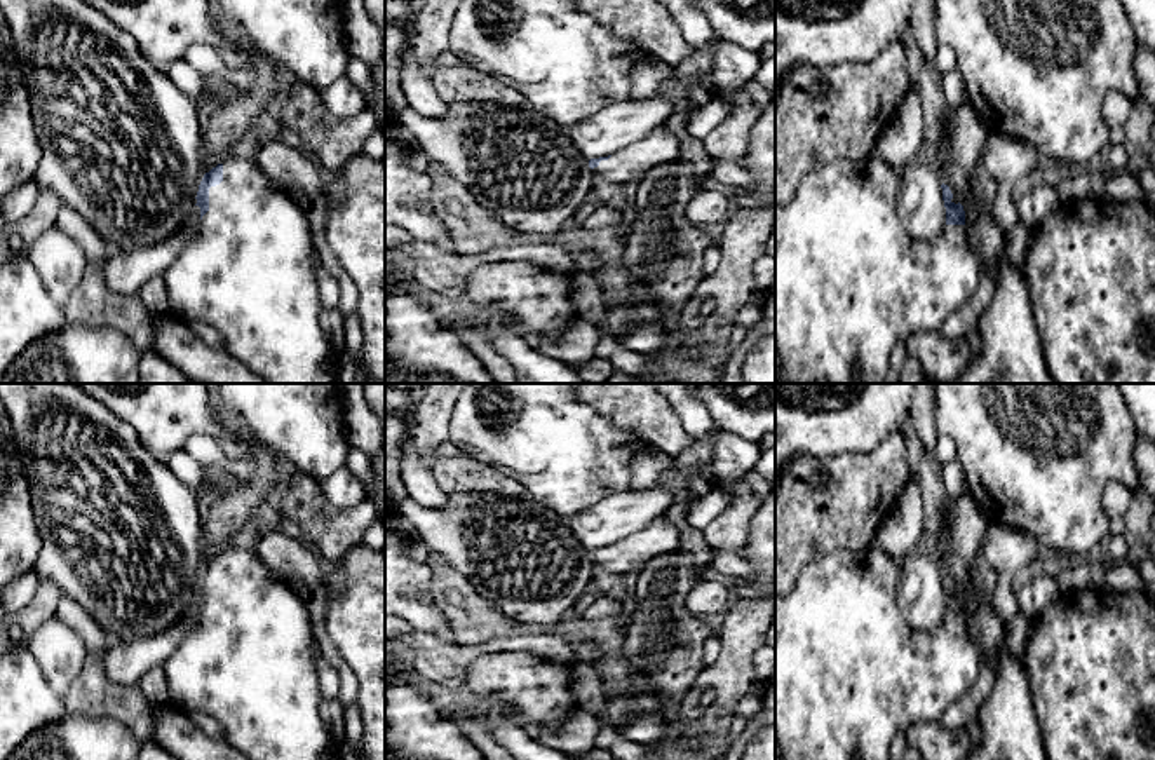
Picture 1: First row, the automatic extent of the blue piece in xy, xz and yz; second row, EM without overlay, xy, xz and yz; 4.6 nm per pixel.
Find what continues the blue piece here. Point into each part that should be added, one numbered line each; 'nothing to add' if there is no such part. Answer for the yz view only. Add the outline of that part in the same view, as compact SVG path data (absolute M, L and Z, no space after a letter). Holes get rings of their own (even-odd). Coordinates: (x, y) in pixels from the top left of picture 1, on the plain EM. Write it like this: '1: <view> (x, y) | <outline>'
1: yz (851, 673) | M875 546L859 553L834 551L805 567L789 593L775 594L775 737L780 760L890 760L890 744L897 732L906 732L916 722L939 722L944 709L976 683L984 655L972 640L965 615L944 615L934 631L913 629L895 600L899 573L899 563Z

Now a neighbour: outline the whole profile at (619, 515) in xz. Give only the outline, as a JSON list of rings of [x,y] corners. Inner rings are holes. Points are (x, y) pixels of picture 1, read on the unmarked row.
[[[716,427],[709,436],[693,439],[685,451],[672,455],[672,465],[655,486],[608,493],[592,507],[568,516],[577,540],[589,551],[608,547],[665,514],[676,493],[688,490],[690,478],[713,462],[718,434]]]

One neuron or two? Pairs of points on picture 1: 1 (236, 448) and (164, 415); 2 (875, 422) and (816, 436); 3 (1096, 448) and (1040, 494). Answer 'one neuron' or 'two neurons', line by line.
1: one neuron
2: one neuron
3: one neuron

